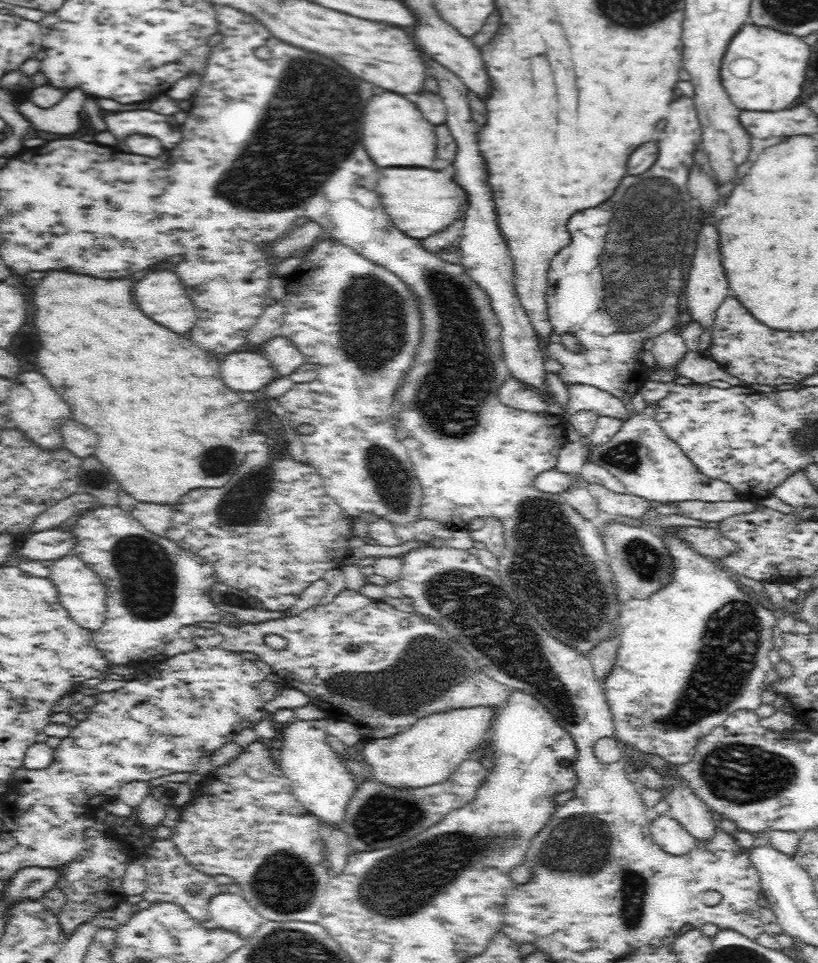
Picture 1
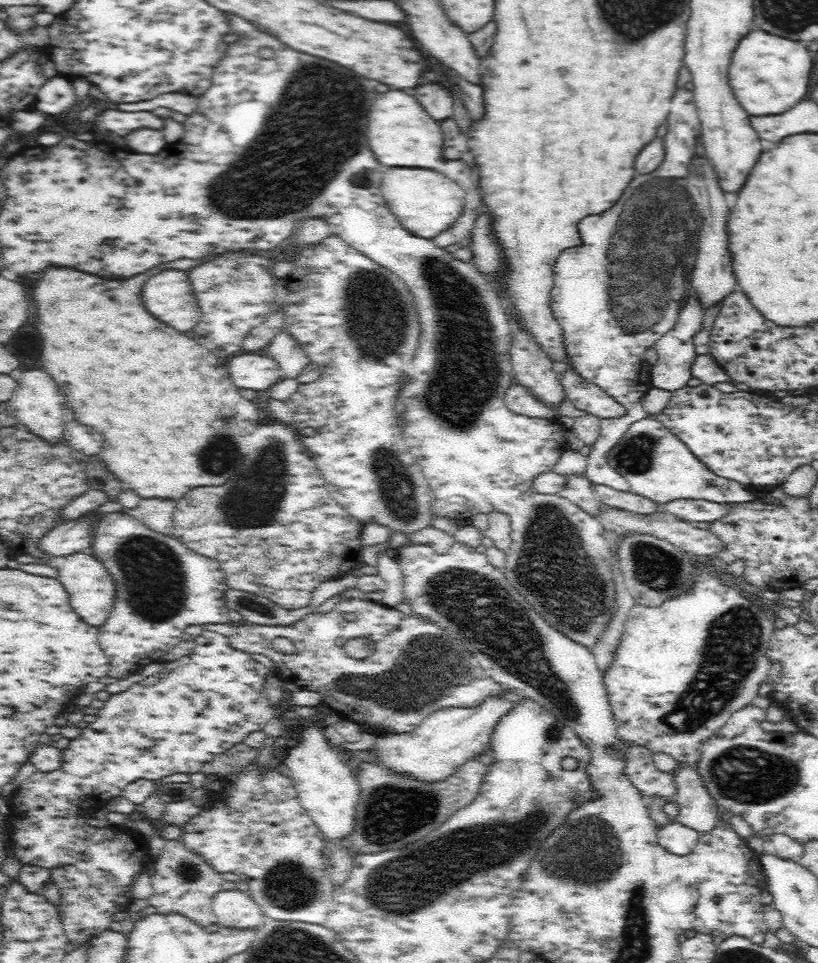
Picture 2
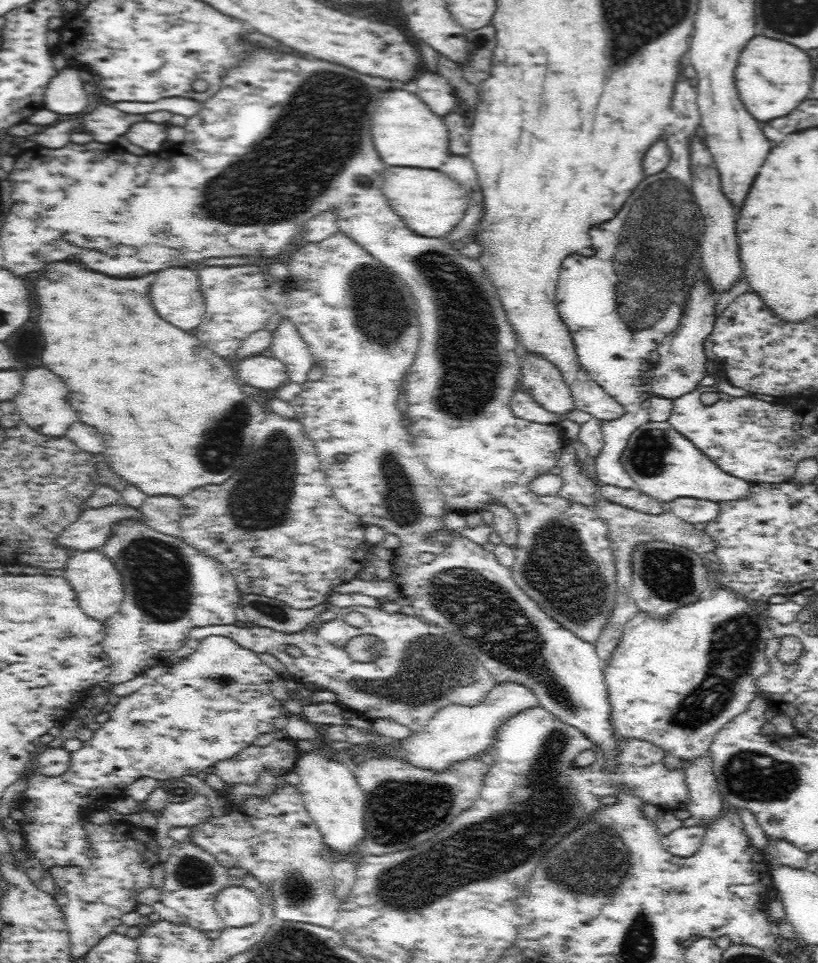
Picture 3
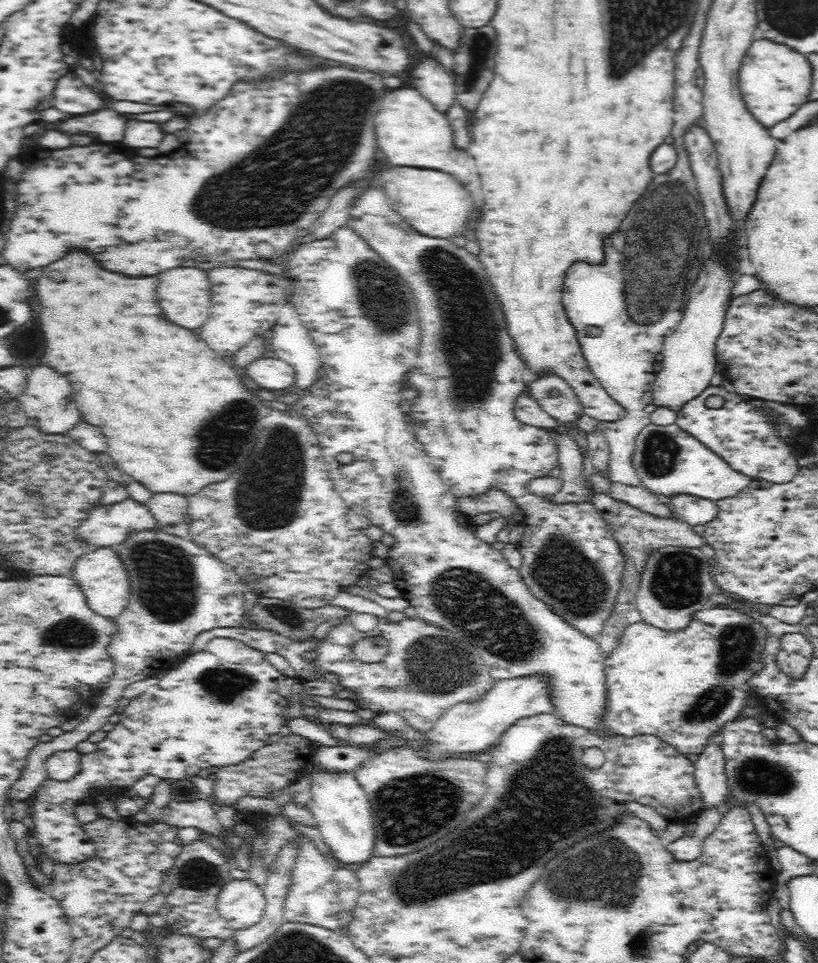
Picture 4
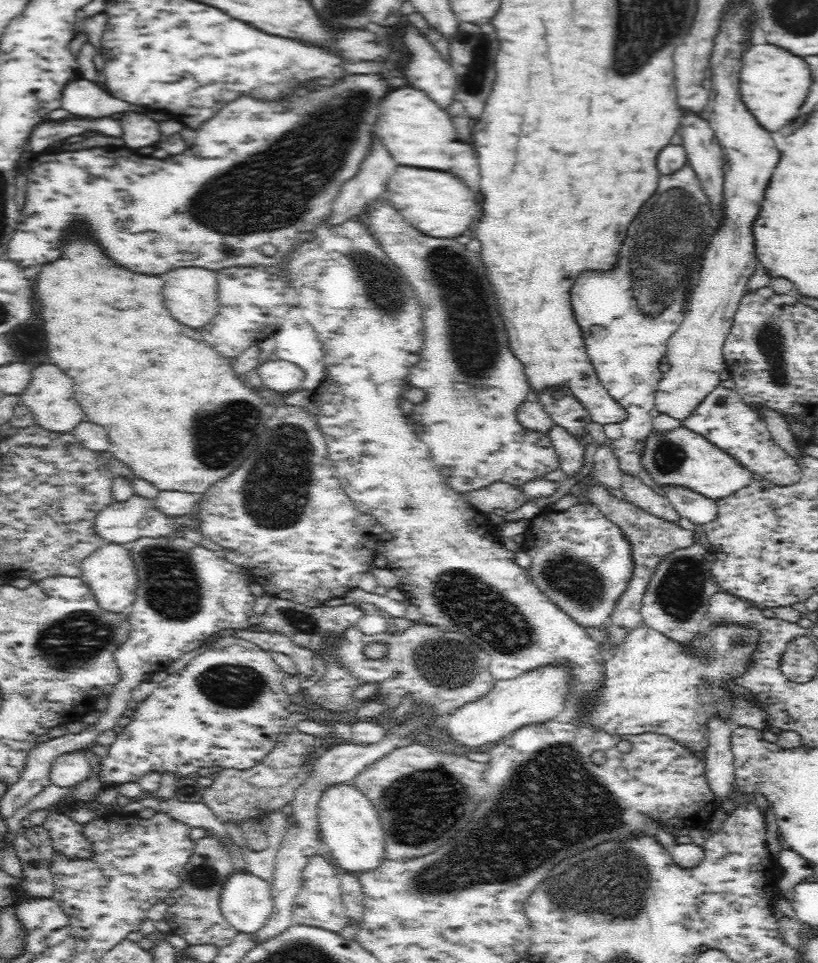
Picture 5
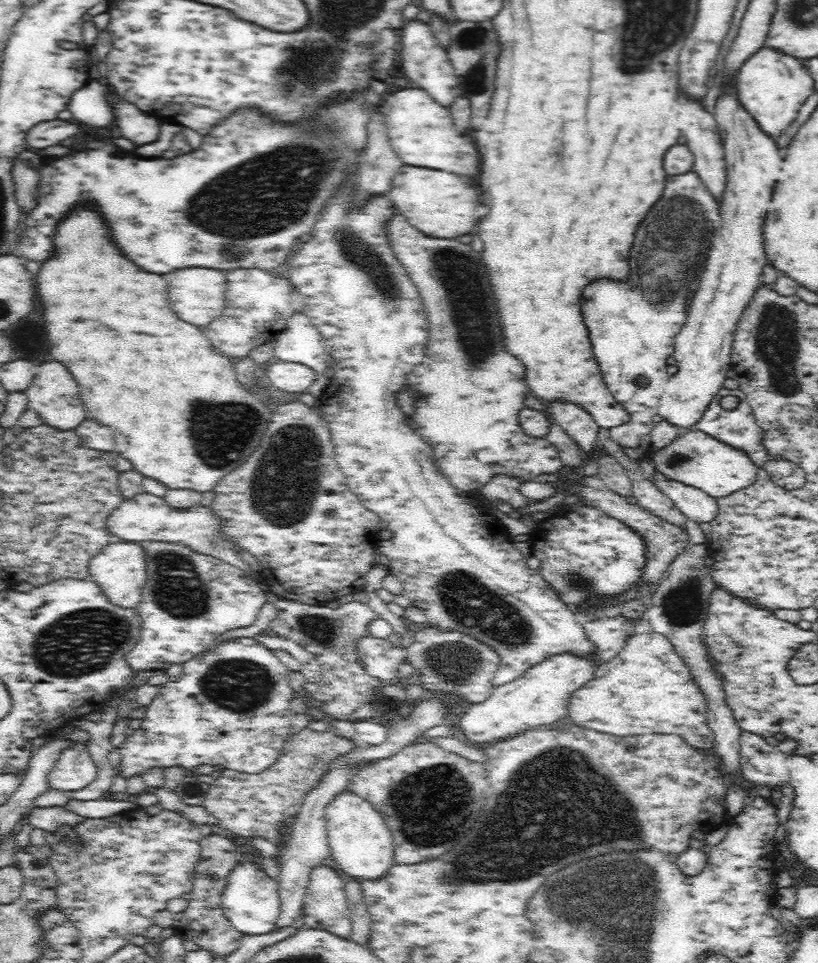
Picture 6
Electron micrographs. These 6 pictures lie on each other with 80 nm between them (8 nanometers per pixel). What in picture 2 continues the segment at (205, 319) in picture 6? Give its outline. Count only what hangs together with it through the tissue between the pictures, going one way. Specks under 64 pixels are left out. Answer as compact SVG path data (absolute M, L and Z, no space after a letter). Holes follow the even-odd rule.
M162 270L142 284L140 294L146 310L174 330L186 332L198 324L200 312L184 272Z

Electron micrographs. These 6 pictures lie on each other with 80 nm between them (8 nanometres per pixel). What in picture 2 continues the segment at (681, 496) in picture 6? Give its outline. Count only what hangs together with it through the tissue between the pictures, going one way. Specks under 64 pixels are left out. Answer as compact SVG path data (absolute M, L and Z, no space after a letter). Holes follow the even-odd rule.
M671 500L670 502L657 503L657 510L668 512L688 522L711 523L728 516L732 512L732 505L709 500Z

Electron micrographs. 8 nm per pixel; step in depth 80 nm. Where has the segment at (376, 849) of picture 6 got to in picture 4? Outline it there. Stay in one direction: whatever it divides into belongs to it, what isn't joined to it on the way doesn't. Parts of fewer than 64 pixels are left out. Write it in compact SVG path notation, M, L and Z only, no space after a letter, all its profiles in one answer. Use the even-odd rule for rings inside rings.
M309 760L300 774L309 782L309 800L306 805L316 820L322 840L326 842L338 863L356 866L374 855L371 848L376 831L369 798L356 780L355 772L330 771Z

